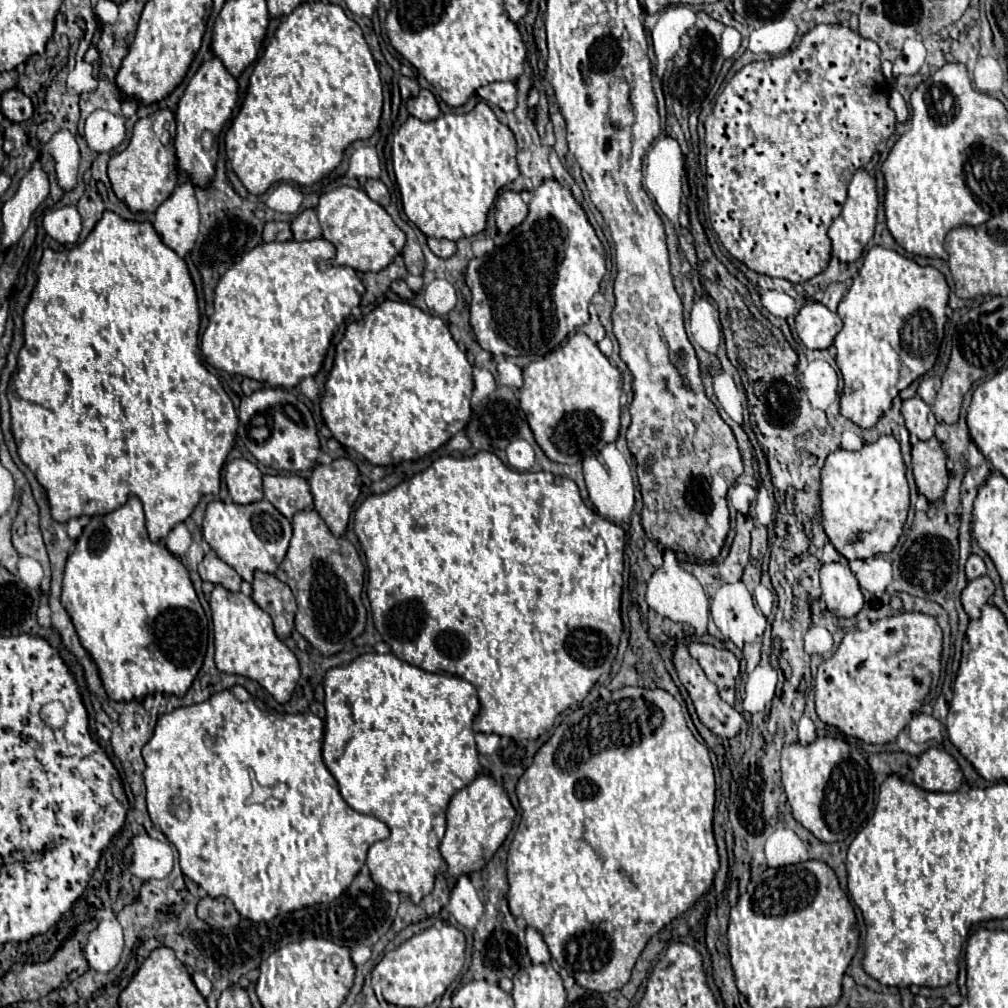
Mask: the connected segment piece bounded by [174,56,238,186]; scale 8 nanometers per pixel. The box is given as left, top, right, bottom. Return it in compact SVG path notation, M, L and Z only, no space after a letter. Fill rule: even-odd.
M212 56L202 62L198 72L192 76L188 82L184 96L178 102L176 108L176 122L178 122L178 132L174 138L176 146L176 158L178 158L178 170L188 174L188 178L194 184L206 186L212 176L214 176L214 162L216 162L216 146L212 150L202 148L202 134L208 130L214 136L222 132L222 126L226 120L232 116L232 110L238 102L238 82L236 78L224 68L222 60L218 56Z

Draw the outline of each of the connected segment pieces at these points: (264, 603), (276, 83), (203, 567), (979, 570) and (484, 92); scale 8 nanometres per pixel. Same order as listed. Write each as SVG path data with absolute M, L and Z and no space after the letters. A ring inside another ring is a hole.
M264 572L254 574L252 588L254 588L252 592L254 602L272 616L276 636L280 640L288 638L294 628L294 612L296 612L296 600L292 590L276 576Z
M304 2L280 22L274 38L256 62L240 112L224 136L226 158L250 194L264 194L276 182L310 186L342 162L348 144L374 134L380 114L382 80L360 26L336 4Z
M208 552L204 556L204 560L198 564L198 570L200 570L200 578L206 580L206 582L222 584L230 592L240 590L242 578L236 574L234 568L230 568L226 562L222 562L214 552Z
M972 554L972 556L968 558L968 562L966 562L966 576L968 576L968 580L974 580L974 578L984 576L984 574L986 574L986 564L984 564L984 560L982 560L980 556Z
M492 82L492 84L480 87L476 93L481 100L502 108L504 112L512 112L516 108L514 82Z

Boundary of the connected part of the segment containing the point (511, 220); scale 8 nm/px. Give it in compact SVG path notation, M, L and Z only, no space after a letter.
M502 192L494 208L496 208L496 214L494 214L496 226L502 236L508 234L512 228L520 226L520 222L524 222L528 214L528 206L522 202L518 192Z

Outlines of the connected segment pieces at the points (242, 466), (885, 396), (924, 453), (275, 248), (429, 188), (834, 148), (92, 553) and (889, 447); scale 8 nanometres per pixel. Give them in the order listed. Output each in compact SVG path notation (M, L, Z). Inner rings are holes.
M238 458L226 464L224 478L228 492L236 504L252 504L264 498L262 494L262 472L256 464Z
M882 246L868 250L844 302L838 306L844 326L834 346L838 350L836 364L844 378L842 416L860 428L872 428L890 410L898 392L934 366L946 324L948 294L950 288L936 268L920 266Z
M934 436L926 442L916 442L912 446L912 472L918 492L924 494L930 502L944 496L948 486L946 452Z
M324 238L310 242L266 242L246 252L238 264L224 272L214 290L214 312L200 346L206 362L224 372L286 390L294 388L306 376L316 376L326 360L336 328L350 316L352 308L360 304L364 294L364 286L354 268L336 264L320 268L322 262L334 260L334 254L336 248Z
M478 102L472 112L466 114L442 114L436 120L422 122L418 118L408 118L394 136L392 146L396 184L402 196L402 206L408 216L426 236L460 240L464 236L474 236L486 228L486 216L498 190L518 178L516 166L516 140L508 126L504 126L496 114Z
M818 24L812 30L808 30L798 42L798 46L794 46L786 54L770 58L770 60L750 62L740 72L736 72L732 80L726 84L726 88L722 90L722 94L716 98L712 114L706 118L708 212L710 212L712 228L716 230L724 248L734 258L744 262L750 270L772 276L772 278L786 278L794 284L806 282L812 276L824 272L830 262L830 252L832 252L832 242L826 232L832 220L842 210L842 204L846 200L846 188L848 188L848 182L852 180L852 174L864 168L870 162L882 138L888 140L896 130L896 116L894 116L894 110L888 106L888 94L890 94L890 86L880 68L880 48L876 46L876 42L868 38L860 38L858 32L852 32L848 26L842 26L842 24Z
M130 496L126 506L90 518L66 562L62 606L72 616L82 646L96 660L100 678L112 700L130 702L132 698L144 698L154 692L184 696L194 682L206 654L208 620L204 638L204 610L188 570L162 542L148 538L142 502L136 496Z
M880 436L872 444L864 444L860 450L848 452L838 448L828 454L822 468L820 500L822 500L822 526L832 546L848 560L870 558L880 552L892 552L898 538L902 536L904 522L910 508L910 492L906 482L906 464L900 454L900 444L894 436Z

